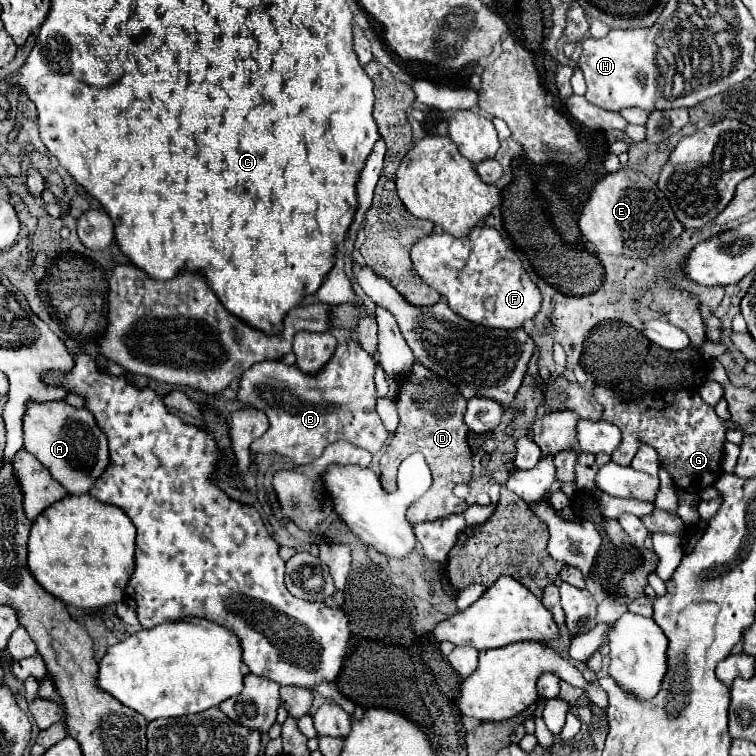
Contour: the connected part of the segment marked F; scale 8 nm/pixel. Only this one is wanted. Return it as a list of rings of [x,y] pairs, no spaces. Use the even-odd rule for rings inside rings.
[[[476,225],[460,239],[448,233],[432,233],[412,245],[410,259],[422,281],[436,289],[456,315],[472,323],[518,329],[526,319],[532,319],[542,305],[540,289],[522,267],[520,257],[494,227]]]

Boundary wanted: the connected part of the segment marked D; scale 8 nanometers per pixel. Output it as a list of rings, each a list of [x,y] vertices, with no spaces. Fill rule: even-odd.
[[[416,363],[416,371],[414,371],[412,379],[404,381],[400,385],[396,407],[398,407],[398,415],[400,415],[400,425],[380,459],[382,487],[386,491],[394,491],[398,465],[410,453],[418,451],[426,457],[426,463],[434,477],[434,483],[426,491],[426,495],[420,497],[408,509],[410,523],[416,525],[416,523],[424,523],[424,521],[436,521],[442,517],[450,517],[454,513],[464,513],[468,509],[468,503],[458,499],[452,493],[452,489],[458,483],[470,483],[472,469],[474,469],[474,465],[472,465],[474,455],[466,441],[466,437],[468,437],[468,427],[464,423],[466,399],[460,395],[460,391],[452,383],[448,383],[446,379],[428,371],[426,367],[420,367],[420,363]]]

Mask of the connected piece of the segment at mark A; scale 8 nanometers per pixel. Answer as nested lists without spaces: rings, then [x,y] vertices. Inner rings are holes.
[[[28,401],[24,419],[24,449],[32,453],[70,495],[84,495],[108,467],[108,443],[88,409],[74,409],[64,401]]]

